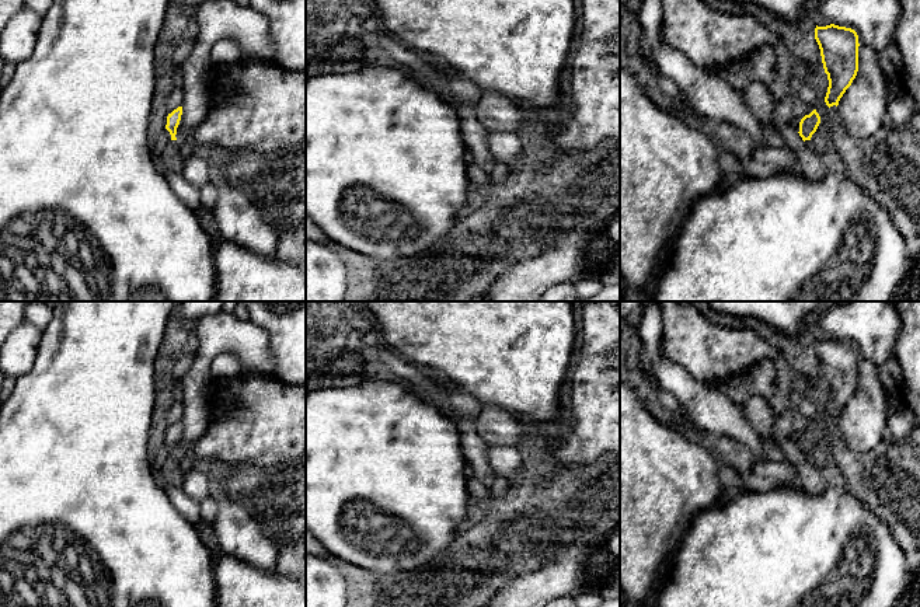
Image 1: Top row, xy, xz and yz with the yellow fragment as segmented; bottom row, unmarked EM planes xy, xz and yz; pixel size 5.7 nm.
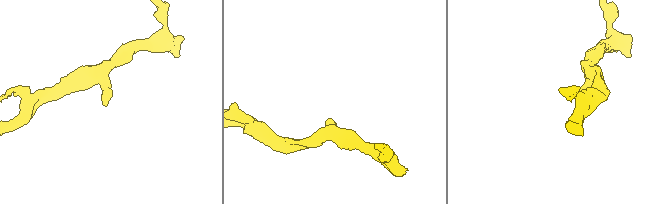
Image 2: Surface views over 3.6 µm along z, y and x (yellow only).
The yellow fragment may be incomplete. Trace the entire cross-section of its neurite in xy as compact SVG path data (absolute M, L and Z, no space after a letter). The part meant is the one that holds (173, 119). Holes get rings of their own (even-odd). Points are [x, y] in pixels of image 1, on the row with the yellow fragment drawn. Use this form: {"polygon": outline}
{"polygon": "M178 107L171 114L168 114L165 129L171 135L171 142L165 146L165 149L161 154L163 165L168 171L175 172L175 174L181 174L182 168L184 168L184 161L181 158L180 146L178 146L178 142L175 137L177 128L181 121L181 115L182 115L182 107Z"}

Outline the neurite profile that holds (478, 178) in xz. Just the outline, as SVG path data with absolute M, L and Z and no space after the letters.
M475 163L467 165L467 174L468 174L471 186L481 188L484 191L488 189L489 175Z

